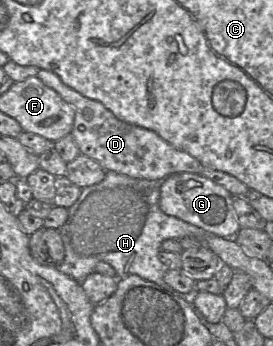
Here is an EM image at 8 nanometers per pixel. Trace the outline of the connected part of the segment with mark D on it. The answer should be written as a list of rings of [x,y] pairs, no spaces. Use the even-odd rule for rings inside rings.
[[[39,69],[36,76],[74,108],[75,116],[70,134],[80,153],[98,162],[106,172],[160,182],[174,173],[200,174],[202,165],[198,160],[173,147],[154,131],[118,119],[102,103],[85,97],[65,85],[51,71]]]

